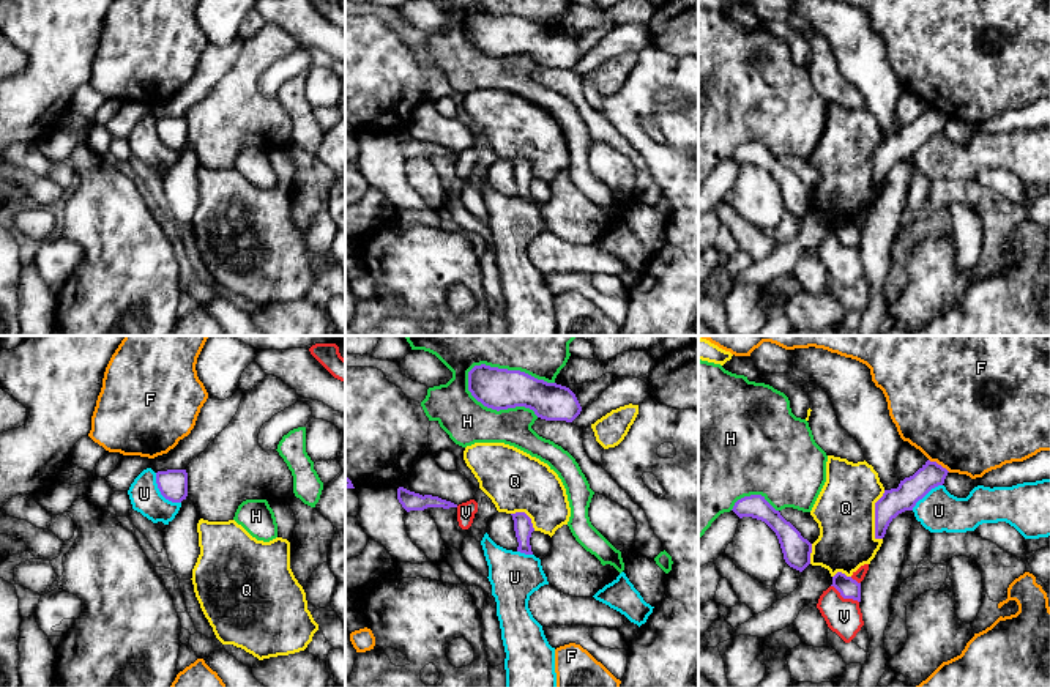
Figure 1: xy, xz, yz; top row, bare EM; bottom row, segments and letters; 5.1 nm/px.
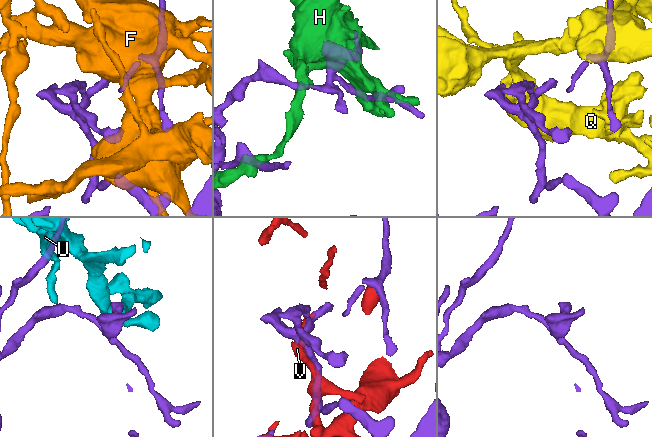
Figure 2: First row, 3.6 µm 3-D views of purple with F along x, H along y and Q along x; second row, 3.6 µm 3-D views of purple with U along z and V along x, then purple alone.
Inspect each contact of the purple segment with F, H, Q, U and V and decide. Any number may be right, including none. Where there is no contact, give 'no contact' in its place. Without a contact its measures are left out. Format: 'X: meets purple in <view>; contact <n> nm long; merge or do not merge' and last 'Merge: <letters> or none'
F: meets purple in yz; contact 130 nm long; do not merge
H: meets purple in xz; contact 460 nm long; do not merge
Q: meets purple in yz; contact 260 nm long; do not merge
U: meets purple in xy; contact 200 nm long; do not merge
V: meets purple in yz; contact 170 nm long; do not merge
Merge: none

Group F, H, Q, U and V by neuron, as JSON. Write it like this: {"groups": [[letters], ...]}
{"groups": [["F"], ["H"], ["Q"], ["U"], ["V"]]}

